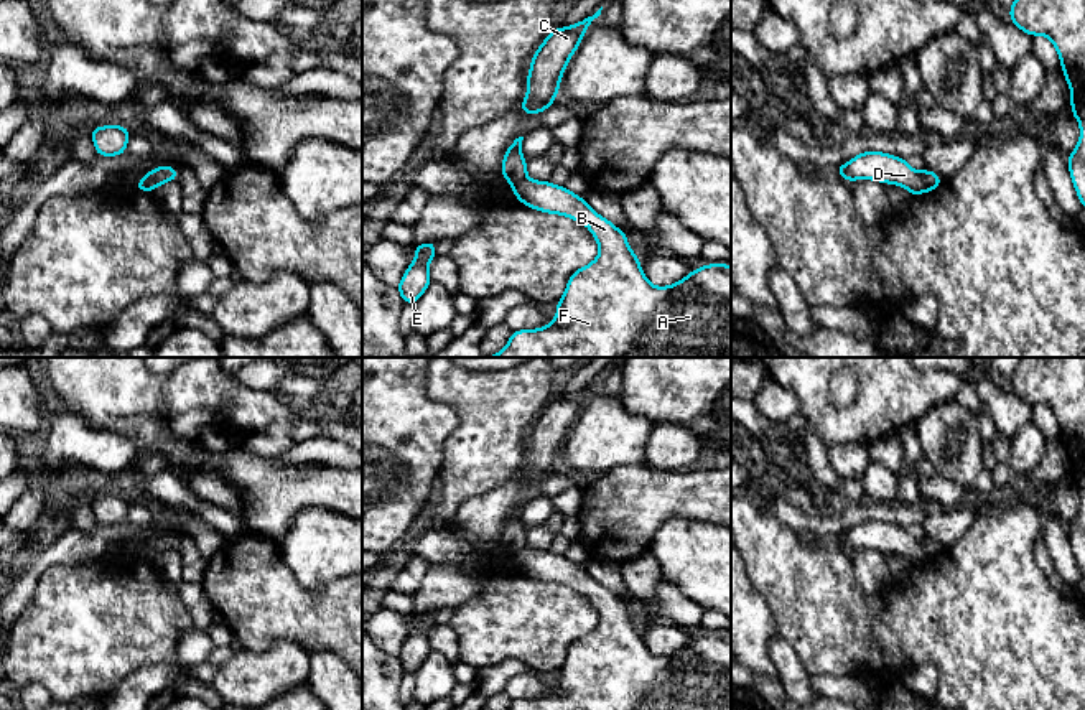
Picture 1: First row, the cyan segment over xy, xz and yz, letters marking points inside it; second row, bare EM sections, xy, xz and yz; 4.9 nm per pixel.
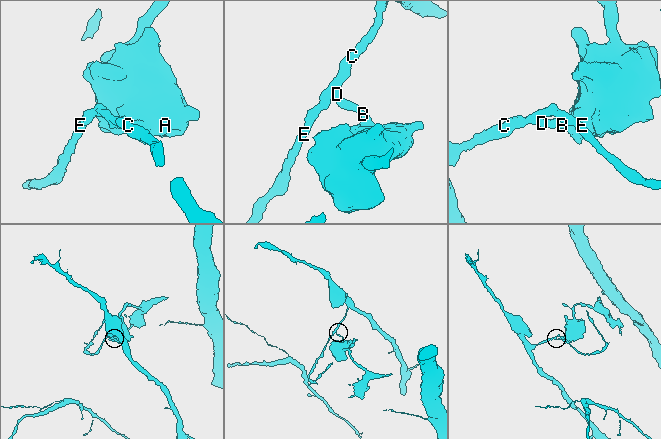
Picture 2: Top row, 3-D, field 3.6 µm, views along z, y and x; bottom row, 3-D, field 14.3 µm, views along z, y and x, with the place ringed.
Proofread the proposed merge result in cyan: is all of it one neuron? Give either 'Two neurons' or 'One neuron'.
Two neurons

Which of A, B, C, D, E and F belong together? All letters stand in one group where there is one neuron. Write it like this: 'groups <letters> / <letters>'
groups A B F / C D E

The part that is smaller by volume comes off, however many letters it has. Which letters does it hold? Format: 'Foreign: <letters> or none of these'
Foreign: A, B, F

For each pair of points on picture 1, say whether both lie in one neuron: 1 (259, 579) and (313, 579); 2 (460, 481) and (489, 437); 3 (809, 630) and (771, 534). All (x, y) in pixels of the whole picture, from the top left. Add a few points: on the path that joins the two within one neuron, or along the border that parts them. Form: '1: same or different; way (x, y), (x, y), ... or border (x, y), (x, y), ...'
1: different; border (279, 544), (282, 560), (303, 587), (335, 582)
2: same; way (468, 470), (488, 448)
3: same; way (809, 607), (809, 590), (776, 557)

